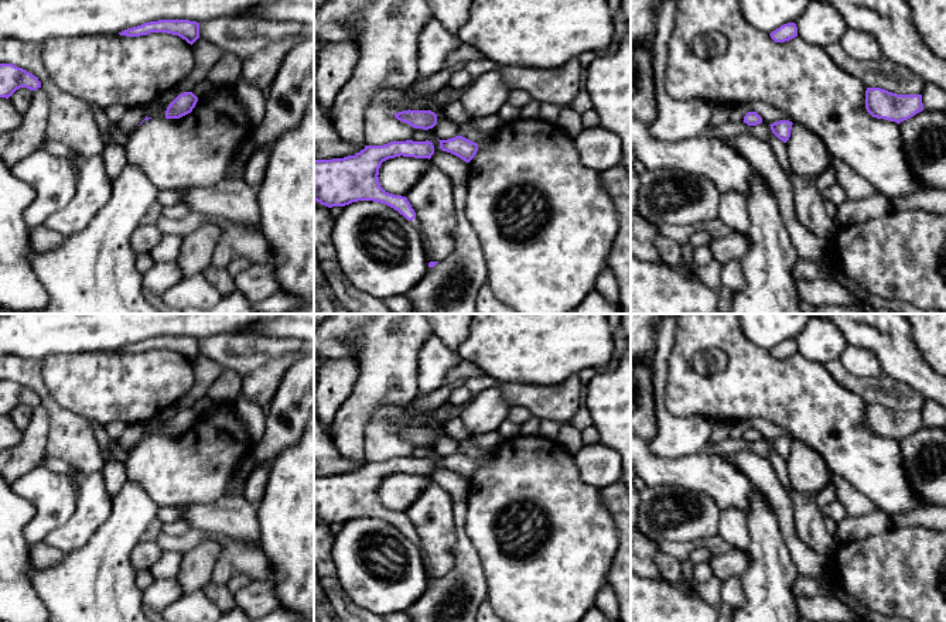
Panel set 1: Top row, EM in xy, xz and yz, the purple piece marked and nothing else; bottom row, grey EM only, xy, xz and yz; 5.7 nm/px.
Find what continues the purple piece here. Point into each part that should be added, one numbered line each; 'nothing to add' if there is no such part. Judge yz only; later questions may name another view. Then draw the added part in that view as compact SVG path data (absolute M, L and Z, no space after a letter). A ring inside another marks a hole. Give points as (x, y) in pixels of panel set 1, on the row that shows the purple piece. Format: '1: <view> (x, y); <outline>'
nothing to add

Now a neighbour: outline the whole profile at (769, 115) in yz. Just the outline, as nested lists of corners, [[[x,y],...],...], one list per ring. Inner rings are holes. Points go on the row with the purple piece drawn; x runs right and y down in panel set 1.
[[[751,102],[741,106],[734,106],[730,112],[730,122],[740,123],[744,122],[744,116],[748,112],[757,112],[764,123],[772,124],[779,120],[789,120],[795,123],[795,120],[785,110],[776,109],[764,102]]]

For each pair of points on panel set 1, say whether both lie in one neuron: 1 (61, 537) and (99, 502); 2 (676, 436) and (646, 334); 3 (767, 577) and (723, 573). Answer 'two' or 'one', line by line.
1: one
2: two
3: two

